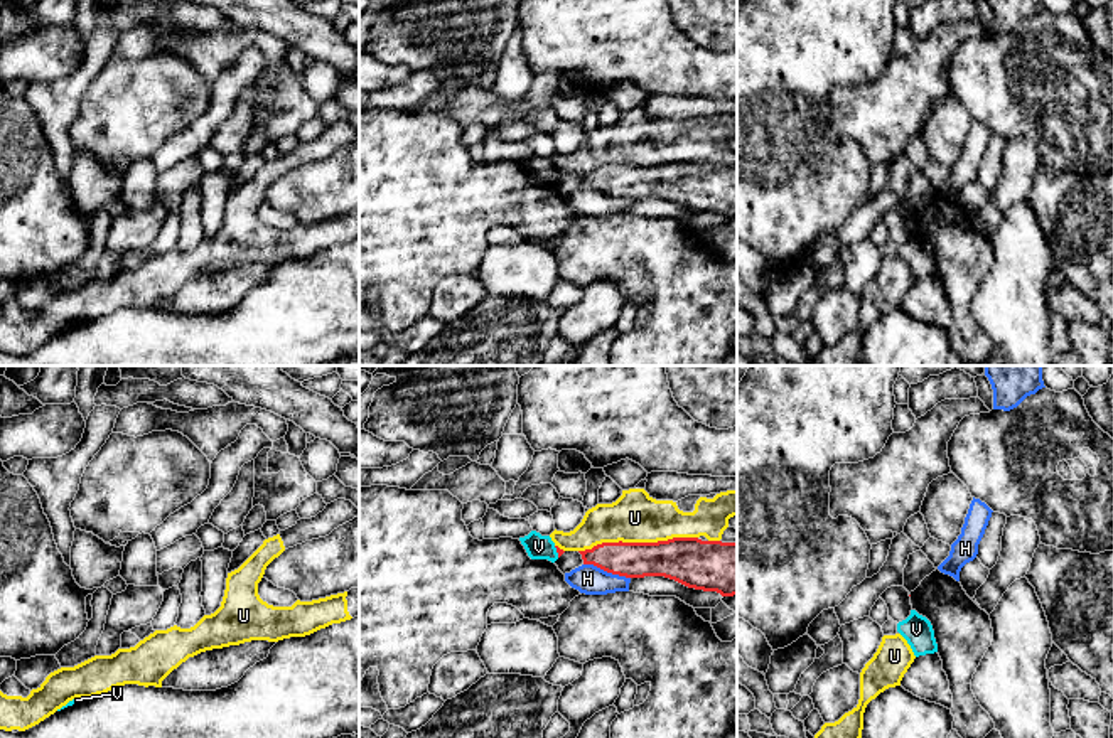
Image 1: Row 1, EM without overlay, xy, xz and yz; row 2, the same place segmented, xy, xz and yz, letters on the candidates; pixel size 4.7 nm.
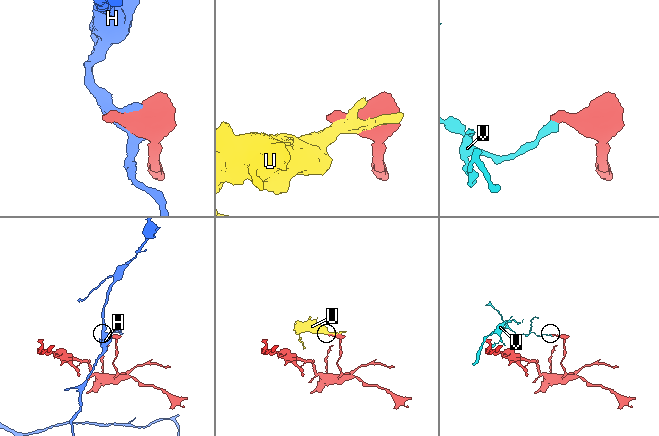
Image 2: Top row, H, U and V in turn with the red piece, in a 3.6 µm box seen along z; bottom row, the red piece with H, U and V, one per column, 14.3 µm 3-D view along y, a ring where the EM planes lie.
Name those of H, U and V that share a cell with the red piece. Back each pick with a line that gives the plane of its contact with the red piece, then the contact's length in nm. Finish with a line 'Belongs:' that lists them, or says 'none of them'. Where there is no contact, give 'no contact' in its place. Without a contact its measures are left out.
Belongs: none of them

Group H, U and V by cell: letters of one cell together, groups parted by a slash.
H / U / V

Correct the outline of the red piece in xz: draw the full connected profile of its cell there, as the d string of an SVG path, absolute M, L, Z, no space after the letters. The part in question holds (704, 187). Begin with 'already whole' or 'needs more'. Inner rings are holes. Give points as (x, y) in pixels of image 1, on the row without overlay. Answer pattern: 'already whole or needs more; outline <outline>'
already whole; outline M673 160L658 165L602 165L578 174L583 187L626 201L664 199L688 211L737 217L737 165Z

